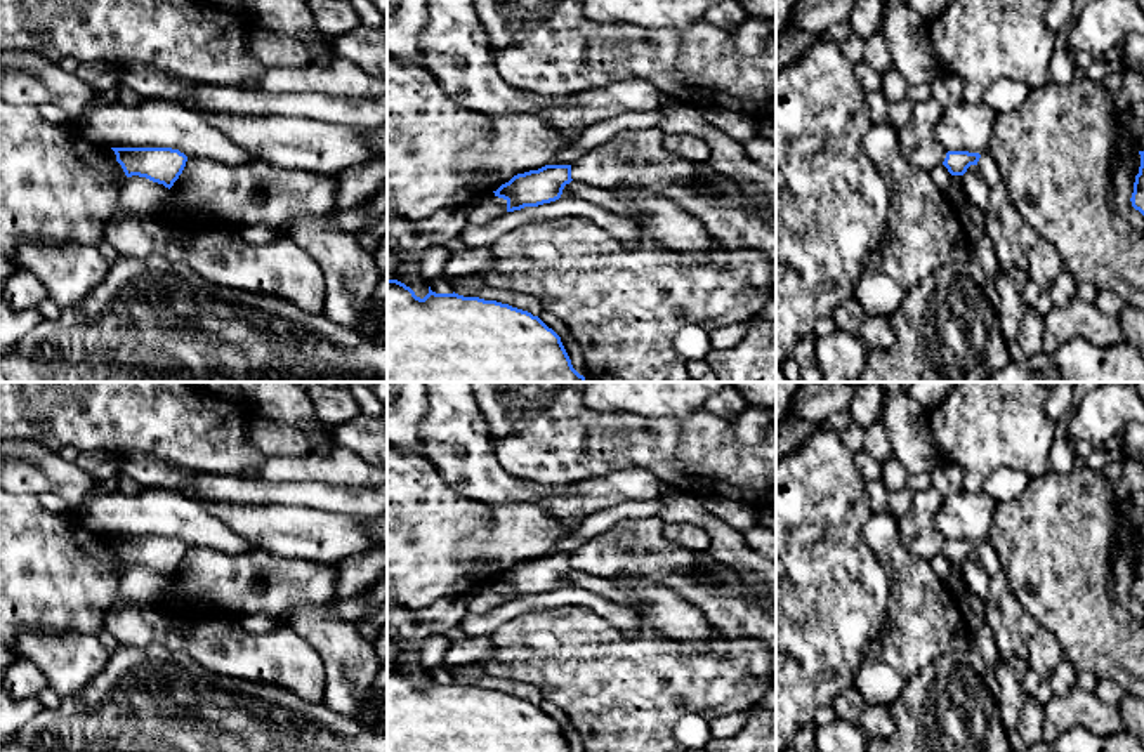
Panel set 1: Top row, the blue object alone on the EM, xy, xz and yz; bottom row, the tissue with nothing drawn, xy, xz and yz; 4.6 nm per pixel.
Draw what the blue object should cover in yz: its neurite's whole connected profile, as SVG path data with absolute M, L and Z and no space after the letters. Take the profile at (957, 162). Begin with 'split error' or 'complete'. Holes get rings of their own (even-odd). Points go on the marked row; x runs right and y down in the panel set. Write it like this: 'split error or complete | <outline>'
complete | M948 151L943 165L951 175L963 175L970 165L977 165L979 158L979 153Z

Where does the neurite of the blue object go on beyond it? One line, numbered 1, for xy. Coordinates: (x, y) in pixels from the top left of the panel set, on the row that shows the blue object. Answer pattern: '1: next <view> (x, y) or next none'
1: next none

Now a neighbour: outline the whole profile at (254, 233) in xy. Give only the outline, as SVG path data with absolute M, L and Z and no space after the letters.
M264 224L240 226L240 234L248 243L267 243L279 236L276 226Z

